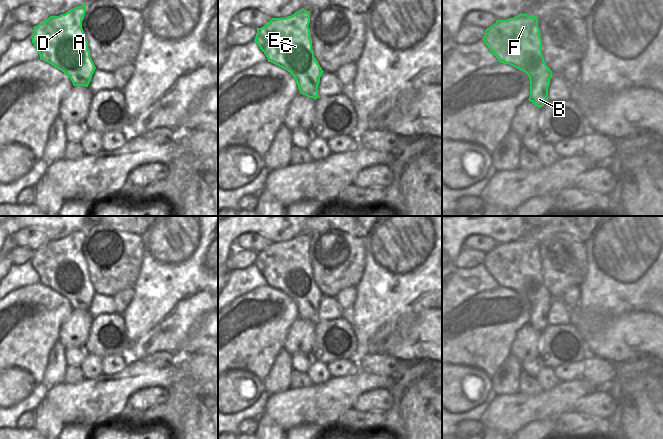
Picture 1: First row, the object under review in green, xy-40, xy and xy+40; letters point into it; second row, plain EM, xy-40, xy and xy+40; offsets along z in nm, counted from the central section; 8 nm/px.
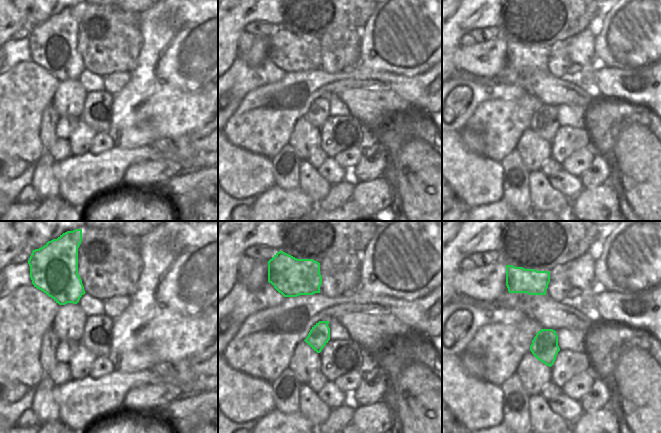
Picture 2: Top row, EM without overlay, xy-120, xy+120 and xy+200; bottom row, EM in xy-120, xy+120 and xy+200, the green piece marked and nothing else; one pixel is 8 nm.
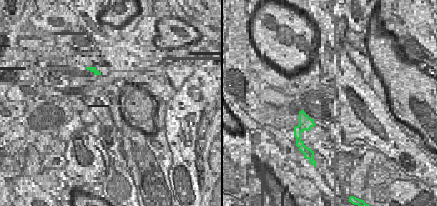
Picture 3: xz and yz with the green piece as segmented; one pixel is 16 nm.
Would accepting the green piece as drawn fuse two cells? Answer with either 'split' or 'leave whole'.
leave whole

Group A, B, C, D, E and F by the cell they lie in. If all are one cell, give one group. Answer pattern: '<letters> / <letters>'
A B C D E F

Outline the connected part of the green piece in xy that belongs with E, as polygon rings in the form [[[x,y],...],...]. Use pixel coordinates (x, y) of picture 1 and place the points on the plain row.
[[[304,232],[285,242],[272,242],[265,250],[257,252],[254,265],[271,286],[287,294],[295,303],[300,318],[317,323],[320,301],[324,296],[314,281],[310,261],[310,236]]]

